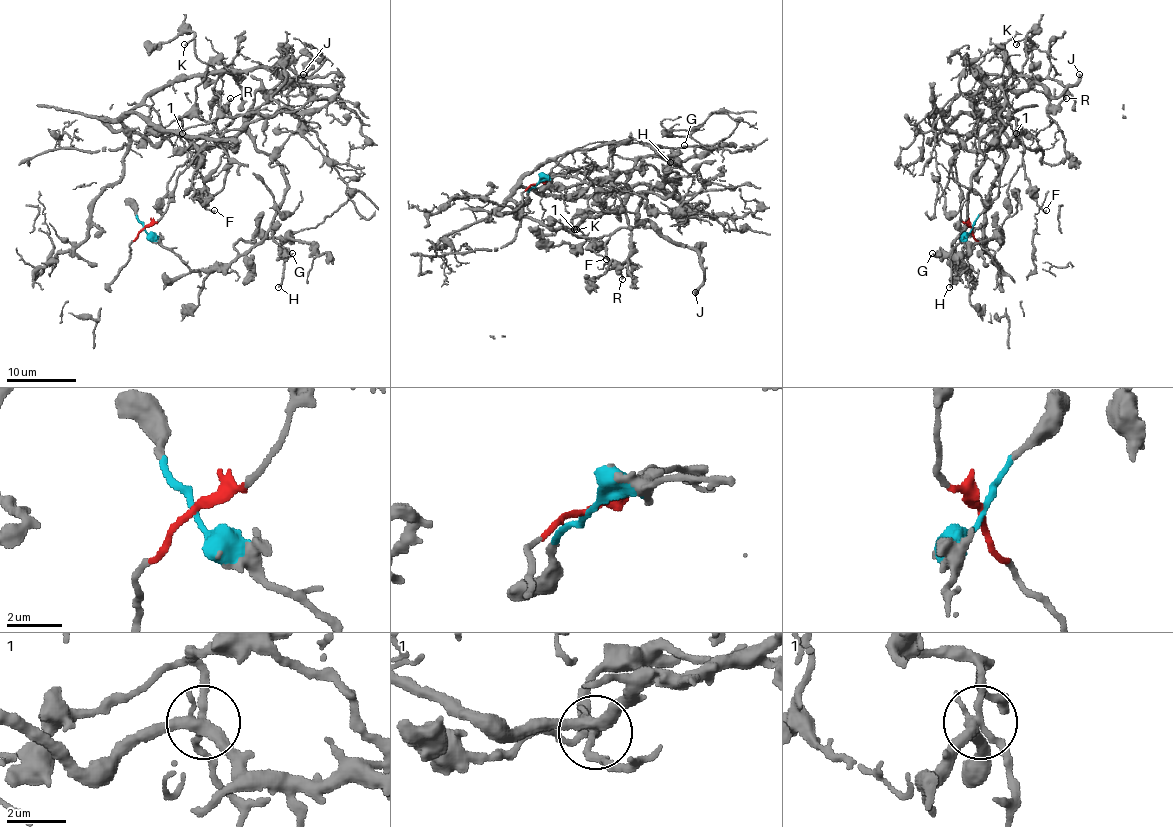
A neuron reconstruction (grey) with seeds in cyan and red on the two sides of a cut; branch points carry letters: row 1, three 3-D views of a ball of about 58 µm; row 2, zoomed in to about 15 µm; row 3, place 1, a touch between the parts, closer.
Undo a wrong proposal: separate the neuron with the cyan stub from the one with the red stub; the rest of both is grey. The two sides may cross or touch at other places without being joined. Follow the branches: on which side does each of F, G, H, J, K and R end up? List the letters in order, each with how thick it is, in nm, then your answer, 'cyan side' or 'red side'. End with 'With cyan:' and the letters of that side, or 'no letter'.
F: calibre 170 nm; cyan side
G: calibre 150 nm; cyan side
H: calibre 240 nm; cyan side
J: calibre 360 nm; cyan side
K: calibre 170 nm; cyan side
R: calibre 180 nm; cyan side
With cyan: F, G, H, J, K, R

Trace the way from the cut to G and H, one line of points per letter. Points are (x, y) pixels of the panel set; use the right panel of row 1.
G: (971, 228), (962, 246), (962, 263), (969, 270), (952, 247), (960, 233), (948, 252), (933, 252)
H: (971, 228), (962, 246), (962, 263), (969, 270), (952, 247), (960, 233), (952, 252), (948, 287)

